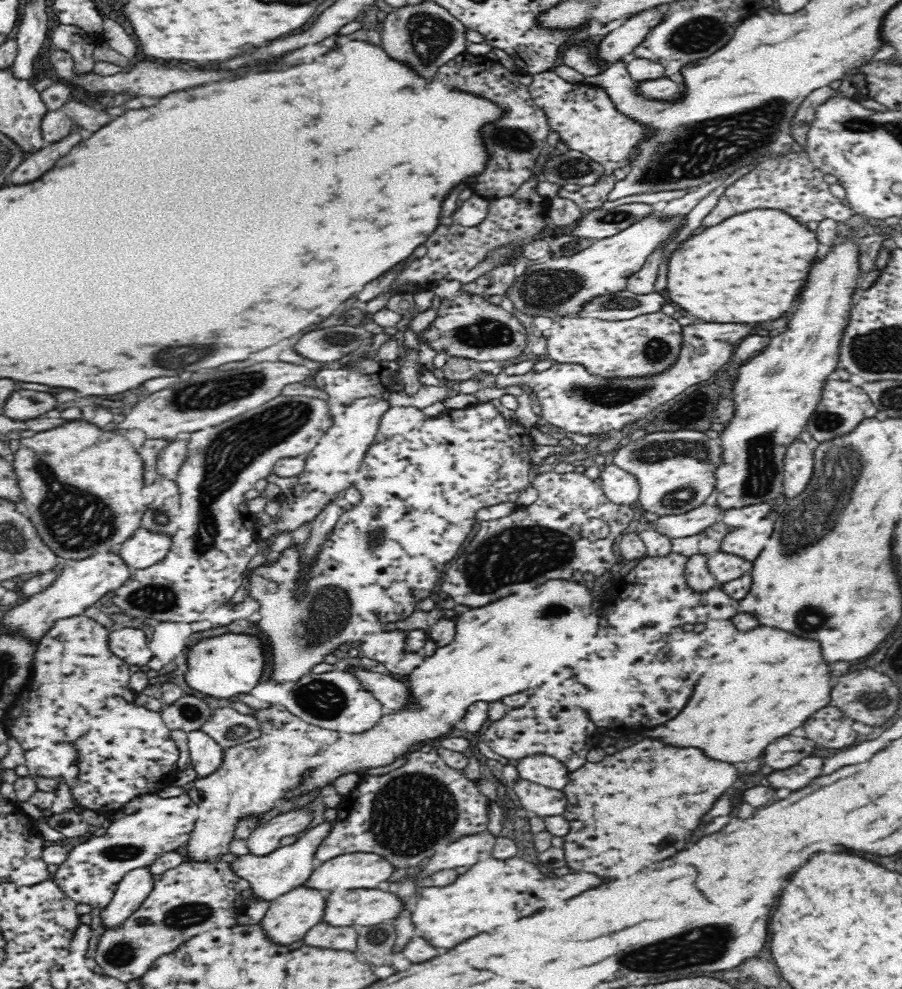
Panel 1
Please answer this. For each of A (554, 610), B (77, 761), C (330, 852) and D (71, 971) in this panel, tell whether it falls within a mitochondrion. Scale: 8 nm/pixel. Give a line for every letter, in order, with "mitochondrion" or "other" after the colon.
A: mitochondrion
B: other
C: other
D: other

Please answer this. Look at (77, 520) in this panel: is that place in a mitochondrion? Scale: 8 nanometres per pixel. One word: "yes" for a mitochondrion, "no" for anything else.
yes

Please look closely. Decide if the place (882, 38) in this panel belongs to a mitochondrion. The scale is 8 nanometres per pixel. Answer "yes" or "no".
no

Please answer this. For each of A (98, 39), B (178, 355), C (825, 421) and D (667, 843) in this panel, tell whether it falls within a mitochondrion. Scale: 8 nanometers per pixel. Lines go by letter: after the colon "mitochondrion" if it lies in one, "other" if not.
A: other
B: mitochondrion
C: mitochondrion
D: other

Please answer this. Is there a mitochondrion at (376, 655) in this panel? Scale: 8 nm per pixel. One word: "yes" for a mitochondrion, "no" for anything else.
no

